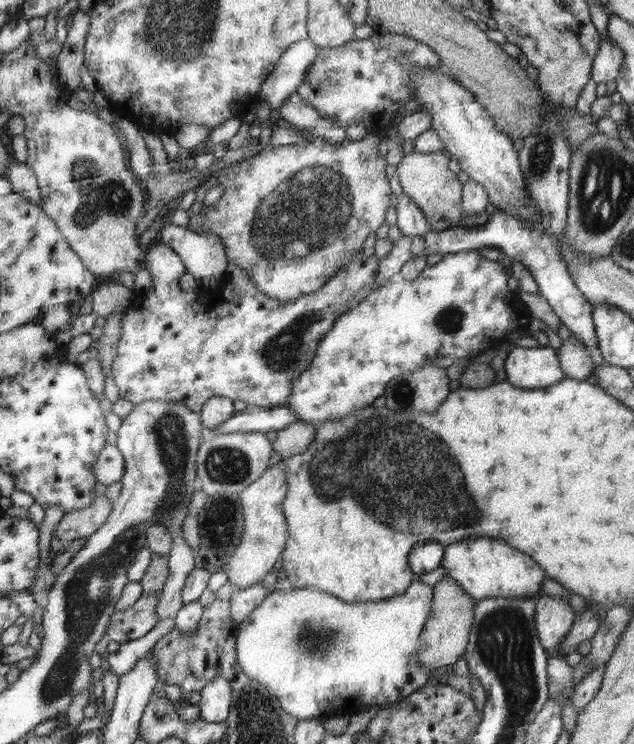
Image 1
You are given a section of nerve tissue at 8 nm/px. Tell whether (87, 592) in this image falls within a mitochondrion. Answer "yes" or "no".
yes

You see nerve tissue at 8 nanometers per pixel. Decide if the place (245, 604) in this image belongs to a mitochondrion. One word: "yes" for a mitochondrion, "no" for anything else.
no

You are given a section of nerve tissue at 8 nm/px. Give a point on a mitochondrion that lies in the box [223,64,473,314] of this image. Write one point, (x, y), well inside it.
(304, 214)

